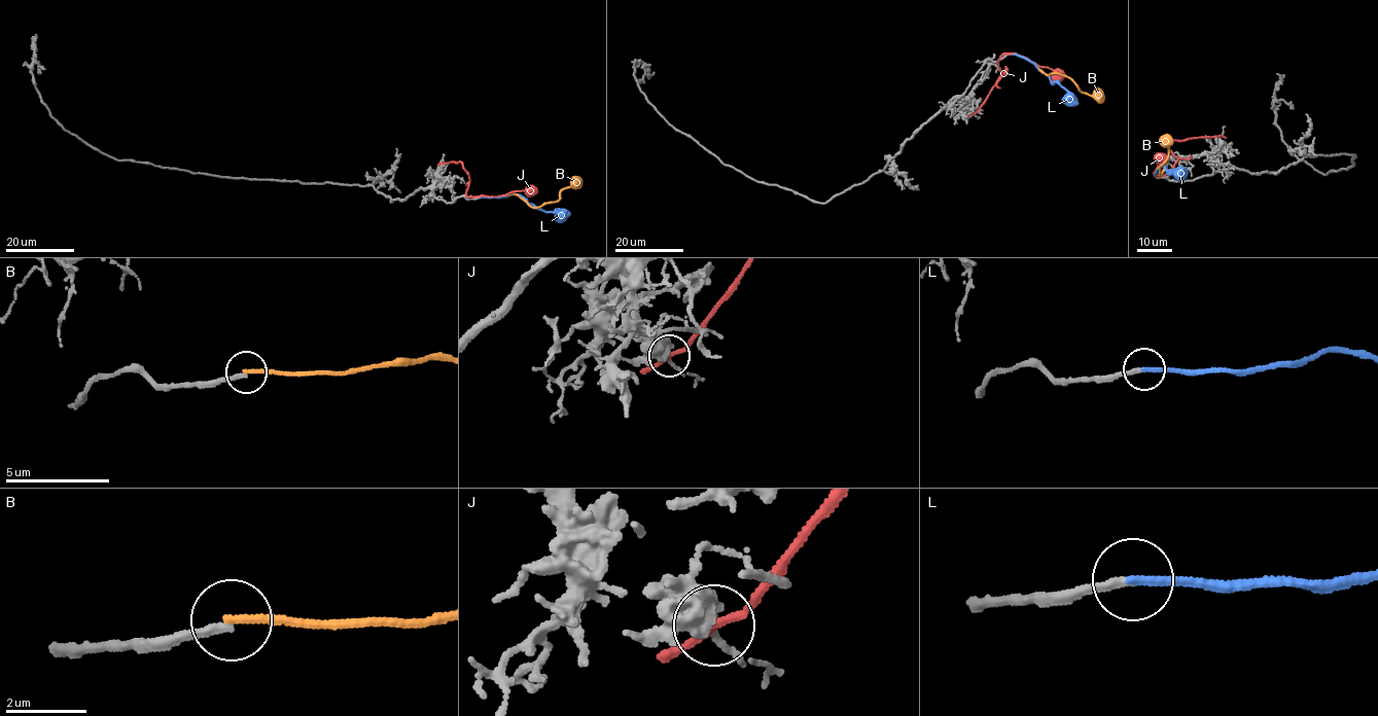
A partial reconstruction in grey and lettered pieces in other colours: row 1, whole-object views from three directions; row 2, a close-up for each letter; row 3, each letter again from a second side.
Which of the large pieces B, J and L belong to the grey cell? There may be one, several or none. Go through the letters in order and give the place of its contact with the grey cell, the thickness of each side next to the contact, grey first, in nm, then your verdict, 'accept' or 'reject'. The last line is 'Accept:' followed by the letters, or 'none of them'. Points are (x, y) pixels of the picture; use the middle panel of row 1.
B: meets grey at (1015, 54); 220 nm thick on the grey side, 200 nm on the other; reject
J: meets grey at (974, 113); 160 nm thick on the grey side, 200 nm on the other; reject
L: meets grey at (1014, 54); 220 nm thick on the grey side, 240 nm on the other; accept
Accept: L

